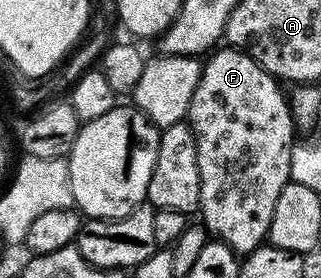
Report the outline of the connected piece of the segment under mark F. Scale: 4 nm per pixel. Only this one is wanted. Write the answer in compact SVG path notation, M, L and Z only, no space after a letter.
M231 46L222 47L205 57L188 113L188 123L196 140L196 166L200 166L198 212L200 222L213 239L221 240L234 252L249 254L267 243L280 190L291 183L296 125L287 93L282 93L283 85L246 52Z

